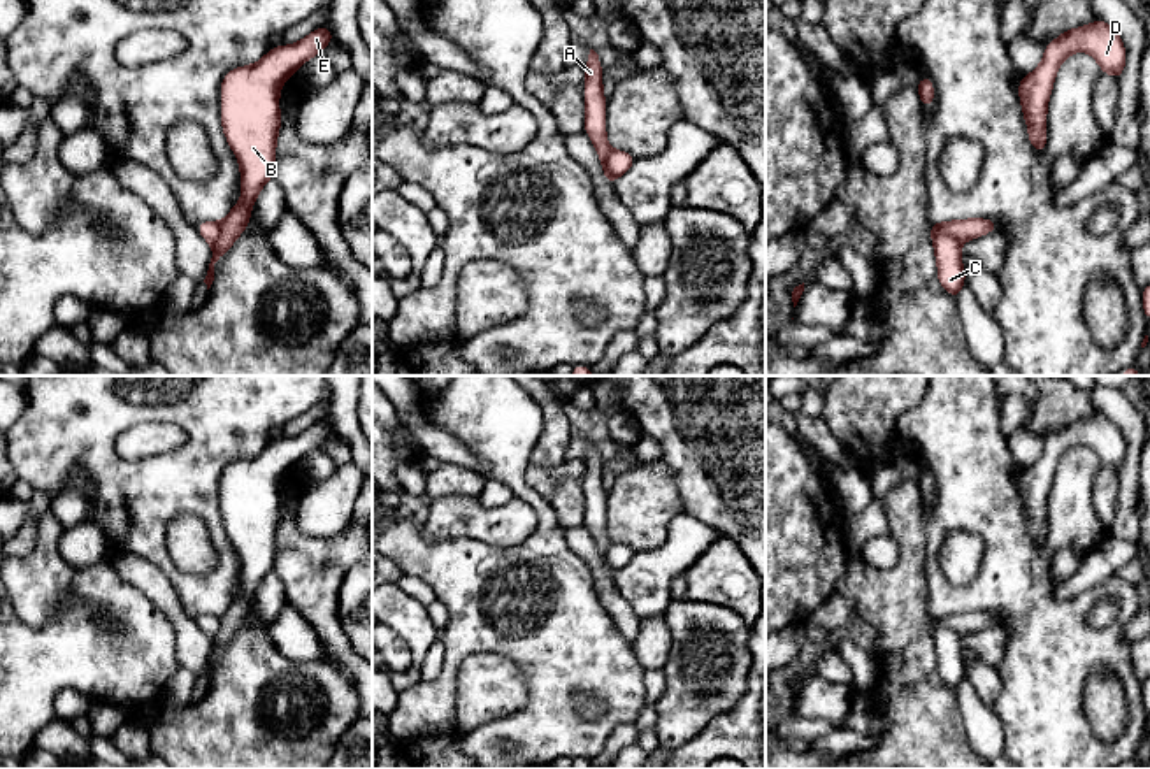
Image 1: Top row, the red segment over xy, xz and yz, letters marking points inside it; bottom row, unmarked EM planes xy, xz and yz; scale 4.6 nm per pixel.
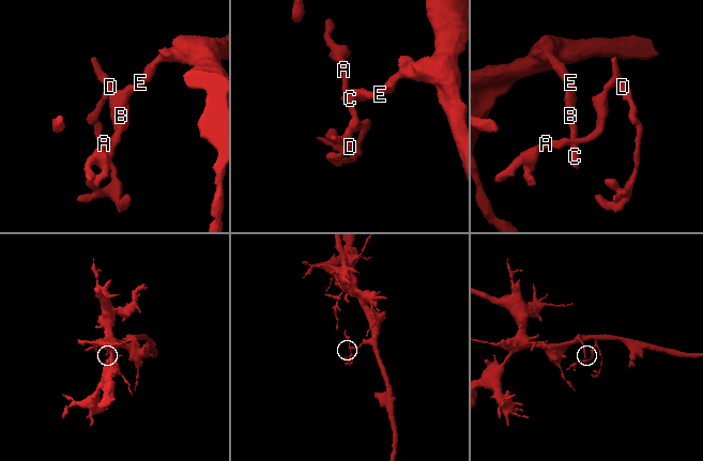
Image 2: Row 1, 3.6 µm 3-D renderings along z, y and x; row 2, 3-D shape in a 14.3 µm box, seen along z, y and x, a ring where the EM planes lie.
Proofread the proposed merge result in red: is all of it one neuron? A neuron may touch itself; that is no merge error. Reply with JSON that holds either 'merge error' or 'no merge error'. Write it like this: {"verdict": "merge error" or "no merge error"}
{"verdict": "merge error"}

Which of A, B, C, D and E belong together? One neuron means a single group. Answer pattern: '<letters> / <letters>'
A D / B C E

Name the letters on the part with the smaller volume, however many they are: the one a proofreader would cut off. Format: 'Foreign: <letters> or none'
Foreign: A, D

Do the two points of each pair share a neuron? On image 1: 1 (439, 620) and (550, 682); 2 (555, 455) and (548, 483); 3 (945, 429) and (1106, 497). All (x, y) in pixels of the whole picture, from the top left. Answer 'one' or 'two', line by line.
1: two
2: two
3: two

